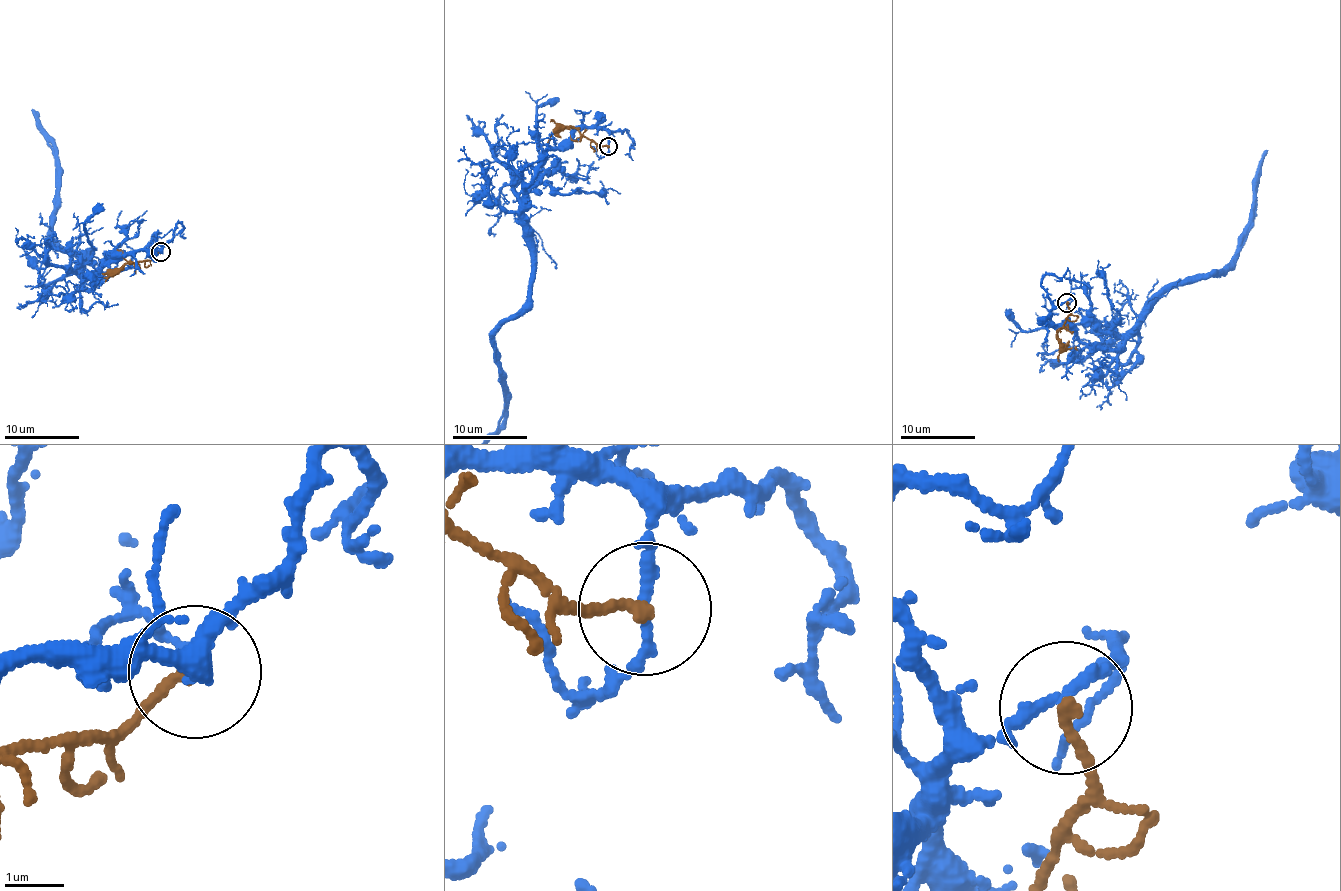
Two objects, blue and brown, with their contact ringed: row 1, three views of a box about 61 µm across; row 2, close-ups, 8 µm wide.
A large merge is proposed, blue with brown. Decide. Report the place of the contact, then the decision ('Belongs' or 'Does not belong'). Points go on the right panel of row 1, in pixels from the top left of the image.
Place: (1067, 302). Does not belong

